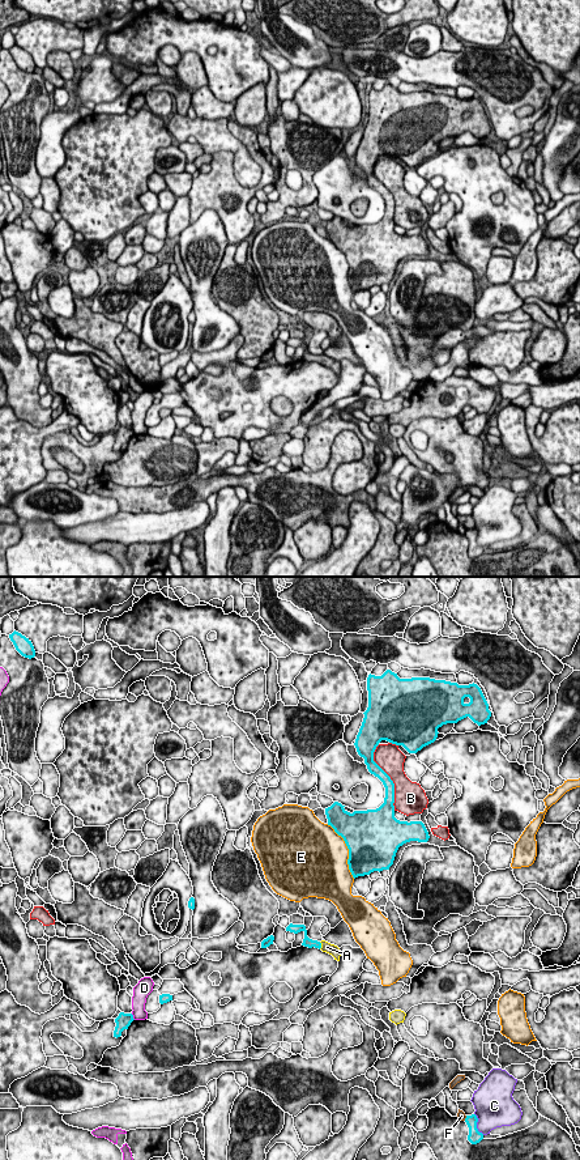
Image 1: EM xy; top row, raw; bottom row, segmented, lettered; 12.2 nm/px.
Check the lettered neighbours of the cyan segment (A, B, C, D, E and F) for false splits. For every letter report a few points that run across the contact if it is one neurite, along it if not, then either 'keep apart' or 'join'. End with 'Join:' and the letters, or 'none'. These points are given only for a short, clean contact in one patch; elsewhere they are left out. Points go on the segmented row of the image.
A: line xy (307, 942), (320, 946), (327, 947); join
B: keep apart
C: keep apart
D: keep apart
E: keep apart
F: keep apart
Join: A

